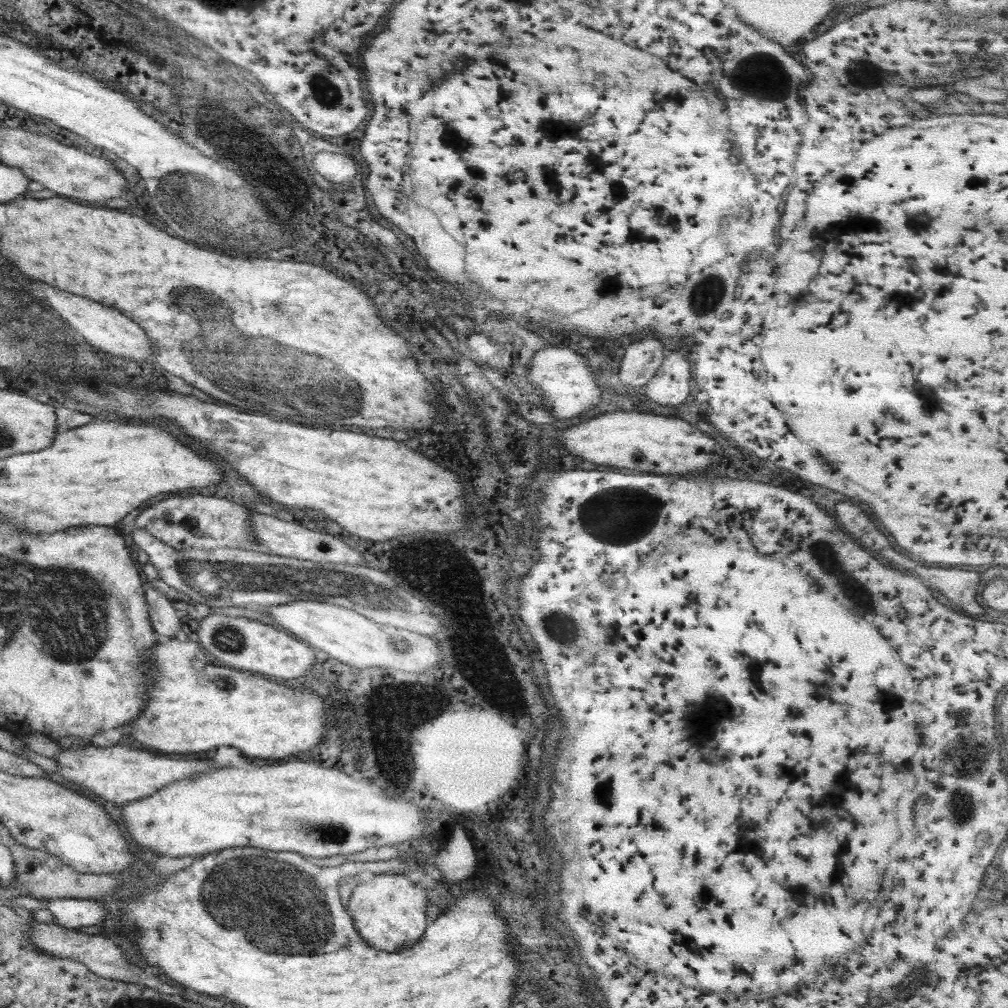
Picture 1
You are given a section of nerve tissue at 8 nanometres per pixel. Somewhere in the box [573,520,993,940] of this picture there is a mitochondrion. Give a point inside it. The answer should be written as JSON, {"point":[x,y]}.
{"point":[960,810]}

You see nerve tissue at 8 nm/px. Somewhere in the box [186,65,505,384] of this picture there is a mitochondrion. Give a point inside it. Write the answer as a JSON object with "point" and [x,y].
{"point":[327,94]}

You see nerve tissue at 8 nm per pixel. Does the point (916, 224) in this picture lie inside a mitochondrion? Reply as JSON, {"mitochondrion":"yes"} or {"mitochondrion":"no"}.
{"mitochondrion":"no"}

